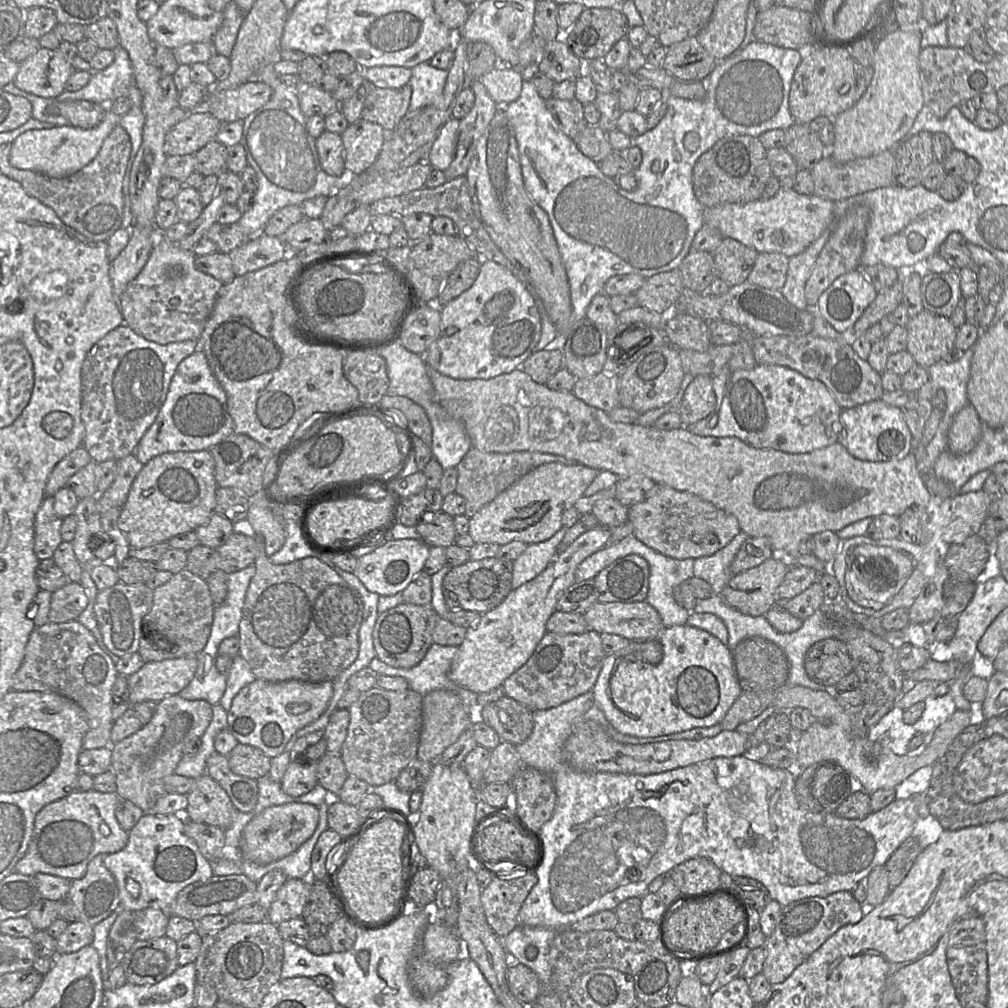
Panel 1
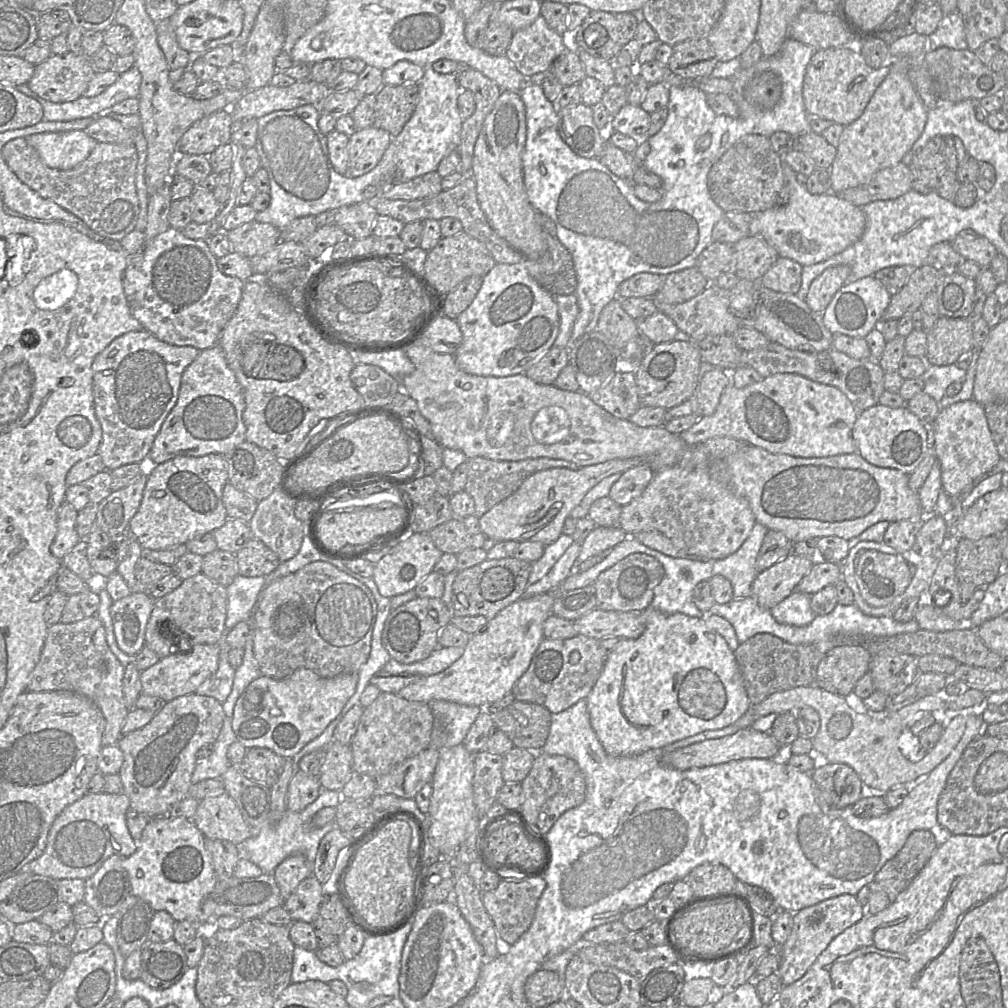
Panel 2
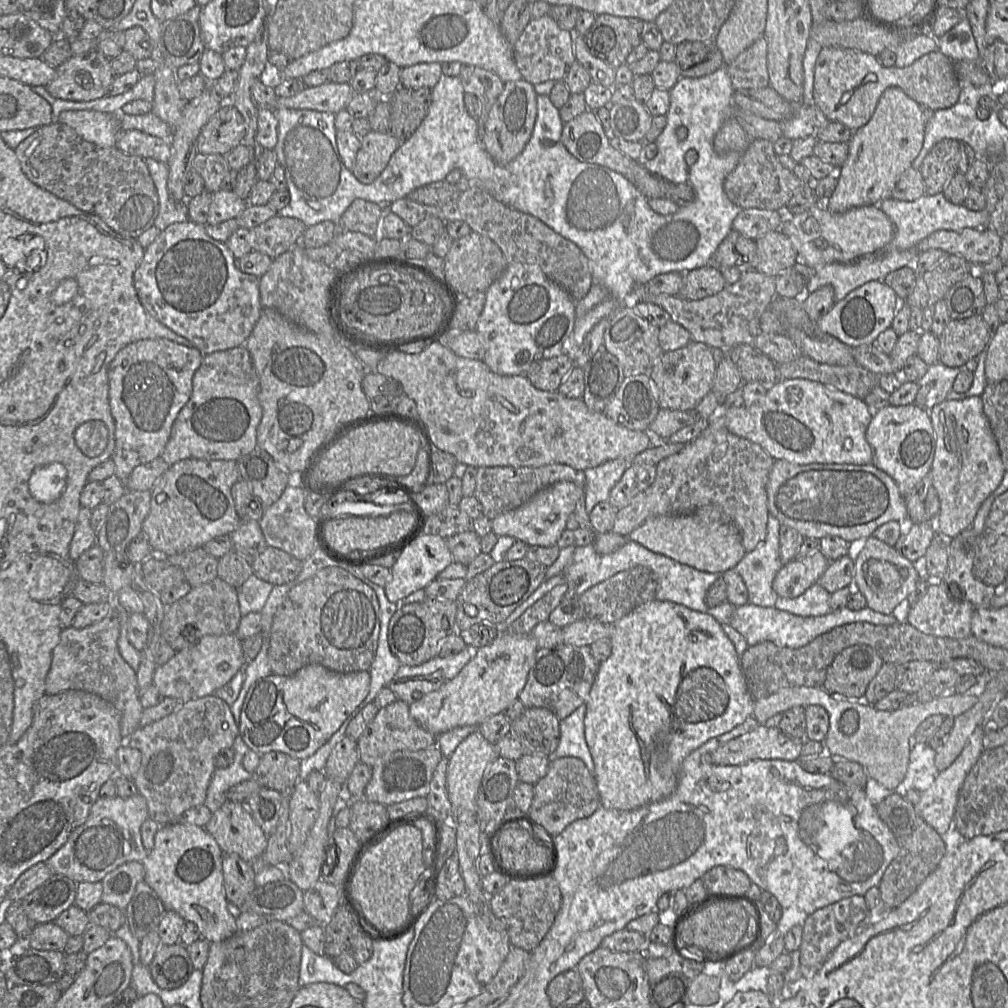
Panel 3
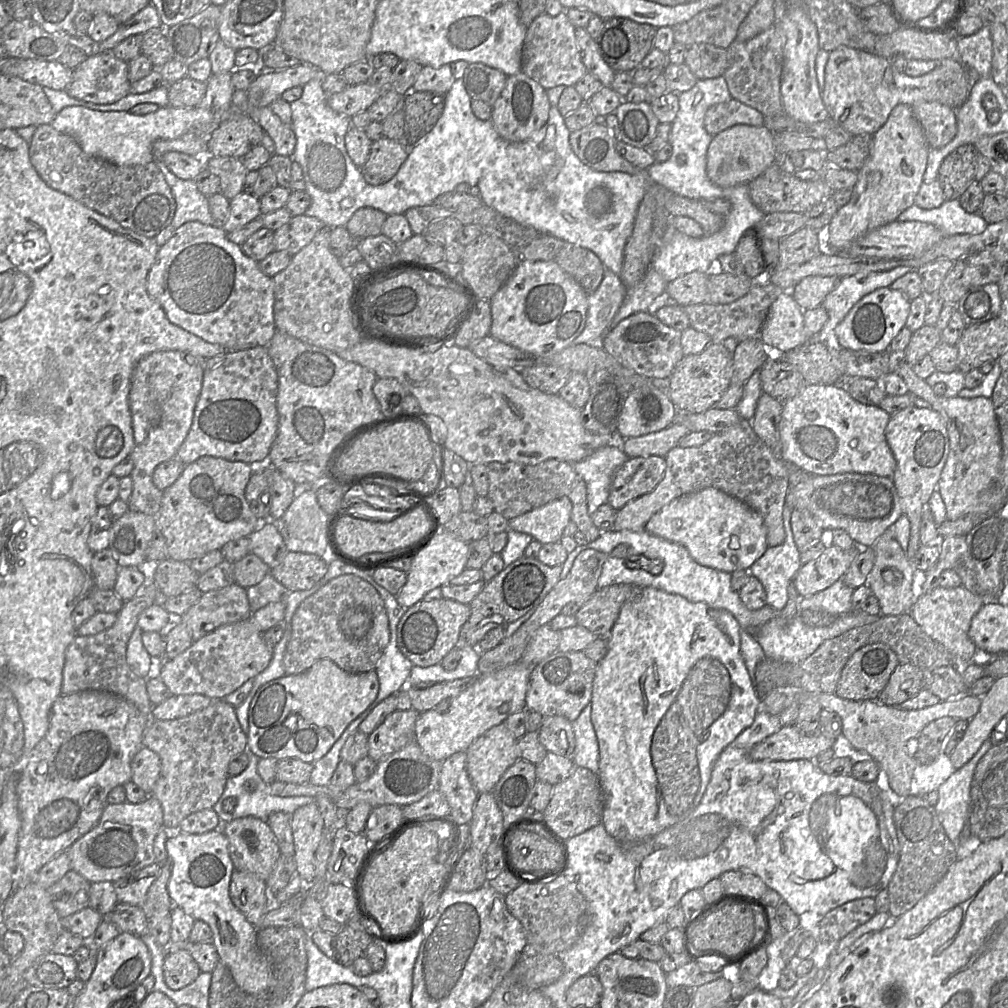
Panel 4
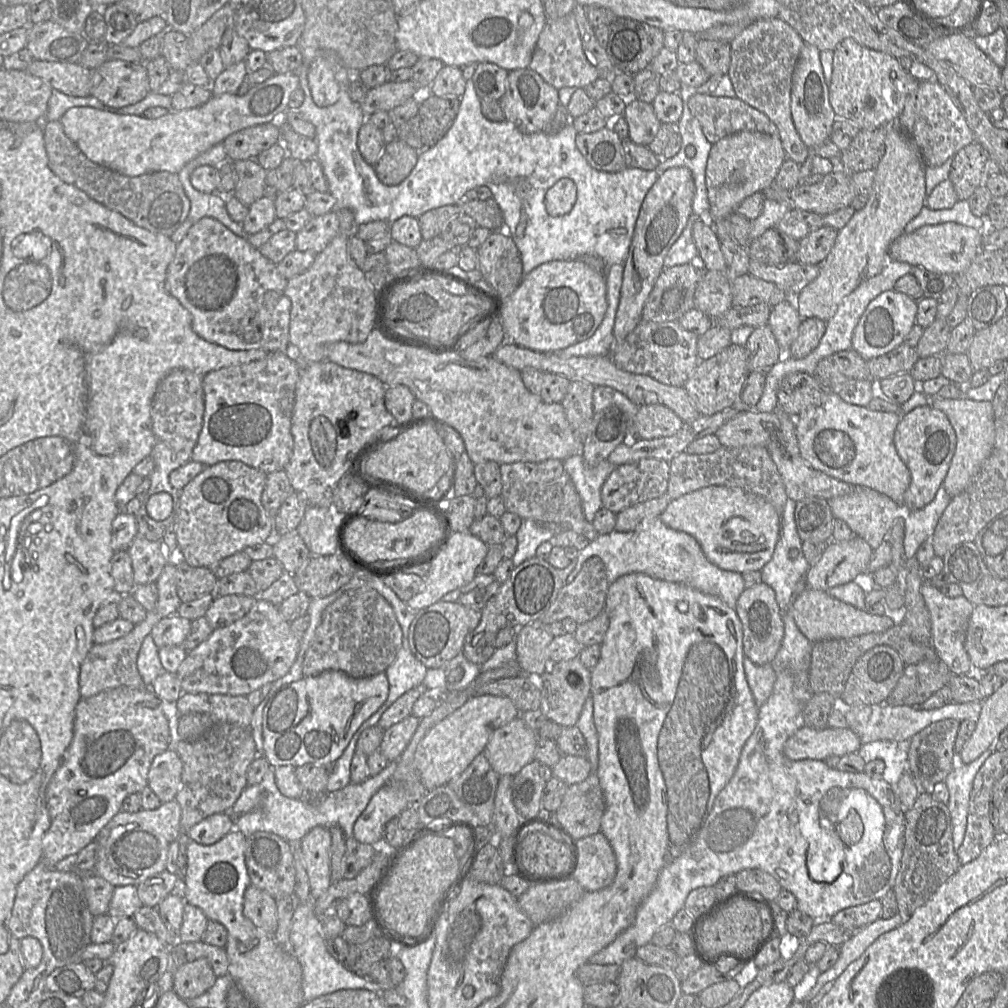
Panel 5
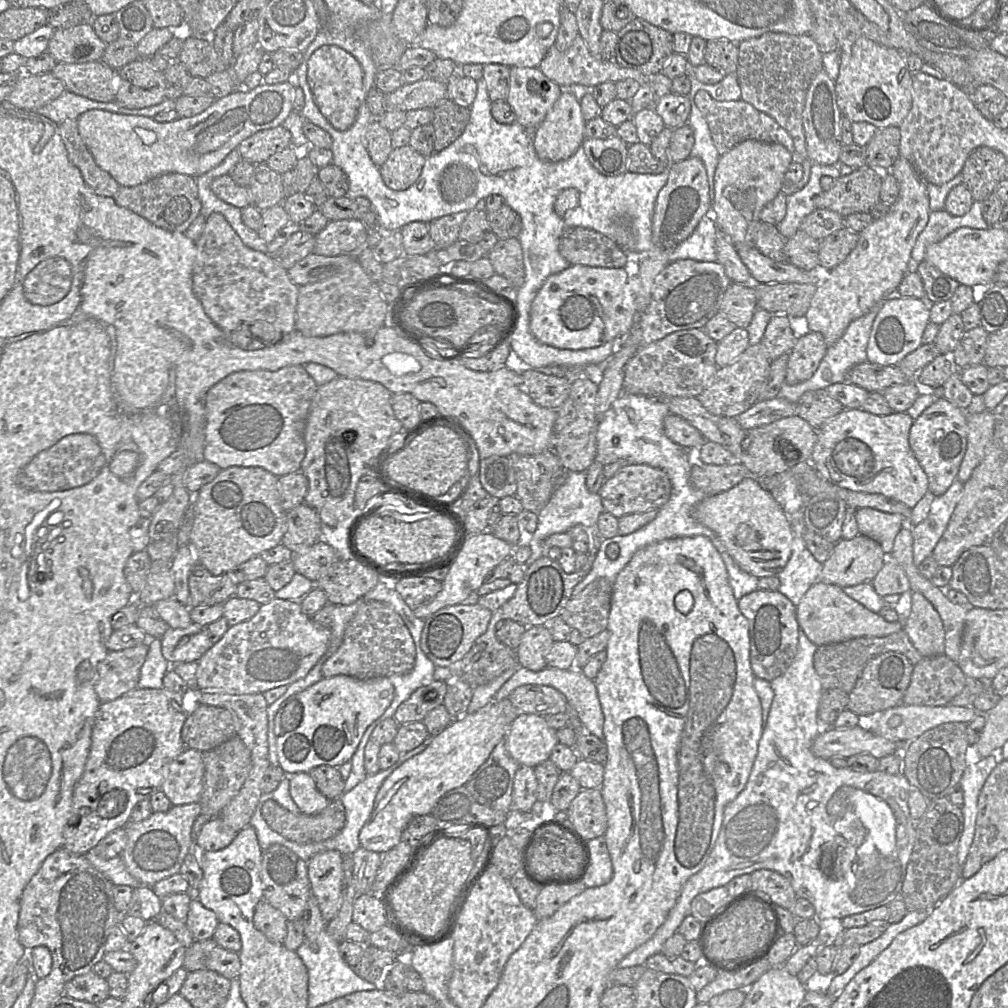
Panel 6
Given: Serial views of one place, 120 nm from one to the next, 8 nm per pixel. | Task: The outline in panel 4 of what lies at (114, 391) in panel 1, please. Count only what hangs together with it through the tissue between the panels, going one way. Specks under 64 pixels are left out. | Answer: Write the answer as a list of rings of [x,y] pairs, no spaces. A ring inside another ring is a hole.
[[[177,350],[153,352],[137,363],[129,392],[134,433],[134,448],[129,456],[134,462],[128,503],[131,510],[148,515],[159,512],[163,492],[154,485],[153,472],[159,464],[175,457],[190,430],[204,369],[205,359]]]

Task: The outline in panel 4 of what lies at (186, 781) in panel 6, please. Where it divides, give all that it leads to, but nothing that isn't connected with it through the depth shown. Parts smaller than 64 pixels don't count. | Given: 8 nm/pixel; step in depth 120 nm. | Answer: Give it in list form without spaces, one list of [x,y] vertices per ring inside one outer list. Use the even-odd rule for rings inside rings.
[[[141,748],[131,761],[131,781],[151,795],[161,772],[161,760],[157,753]]]

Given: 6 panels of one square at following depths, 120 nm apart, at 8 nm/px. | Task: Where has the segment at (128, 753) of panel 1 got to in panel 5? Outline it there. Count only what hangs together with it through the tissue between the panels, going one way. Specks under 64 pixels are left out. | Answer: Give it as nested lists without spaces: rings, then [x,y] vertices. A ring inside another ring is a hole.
[[[228,722],[216,723],[193,742],[175,739],[171,749],[178,754],[183,765],[181,787],[175,801],[181,808],[180,824],[186,833],[206,817],[232,810],[248,785],[248,768],[258,756],[251,729]]]

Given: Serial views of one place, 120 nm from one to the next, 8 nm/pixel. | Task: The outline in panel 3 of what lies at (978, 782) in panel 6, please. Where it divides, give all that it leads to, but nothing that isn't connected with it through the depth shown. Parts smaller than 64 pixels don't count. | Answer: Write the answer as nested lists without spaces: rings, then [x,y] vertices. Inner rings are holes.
[[[978,726],[968,738],[962,752],[956,760],[945,770],[940,771],[932,785],[922,792],[920,801],[915,804],[915,810],[922,819],[932,826],[939,835],[944,834],[951,825],[954,825],[954,812],[958,800],[959,791],[963,782],[980,757],[983,749],[983,726]]]

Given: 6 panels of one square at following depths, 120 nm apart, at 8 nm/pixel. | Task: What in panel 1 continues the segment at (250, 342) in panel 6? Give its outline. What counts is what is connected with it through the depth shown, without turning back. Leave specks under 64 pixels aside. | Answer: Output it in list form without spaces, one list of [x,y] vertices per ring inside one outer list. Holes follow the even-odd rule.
[[[159,238],[140,274],[118,299],[124,324],[143,338],[161,344],[198,340],[223,283],[195,266],[196,255]]]

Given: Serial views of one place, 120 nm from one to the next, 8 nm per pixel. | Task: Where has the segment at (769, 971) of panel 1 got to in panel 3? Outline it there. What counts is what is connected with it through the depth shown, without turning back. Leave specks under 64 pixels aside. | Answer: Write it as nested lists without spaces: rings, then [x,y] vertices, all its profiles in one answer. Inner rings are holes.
[[[852,896],[808,915],[802,926],[802,941],[798,949],[802,977],[817,972],[841,942],[856,934],[858,927],[867,919],[869,913],[864,896]]]

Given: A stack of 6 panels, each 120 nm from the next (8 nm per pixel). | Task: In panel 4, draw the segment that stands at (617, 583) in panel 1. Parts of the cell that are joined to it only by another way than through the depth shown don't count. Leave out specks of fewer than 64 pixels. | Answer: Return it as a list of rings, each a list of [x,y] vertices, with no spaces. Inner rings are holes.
[[[614,584],[597,589],[596,592],[589,598],[589,600],[579,607],[575,615],[577,625],[586,628],[597,638],[606,638],[615,621],[617,620],[623,604],[629,599],[633,587],[637,586],[630,584]]]

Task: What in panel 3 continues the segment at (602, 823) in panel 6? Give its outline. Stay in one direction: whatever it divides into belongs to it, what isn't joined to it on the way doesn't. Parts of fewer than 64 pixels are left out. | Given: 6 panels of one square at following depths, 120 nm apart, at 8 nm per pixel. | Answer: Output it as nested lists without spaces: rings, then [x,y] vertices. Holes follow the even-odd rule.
[[[576,757],[551,759],[547,774],[534,786],[528,816],[541,824],[550,837],[559,835],[572,822],[591,816],[600,806],[600,795],[593,774]]]

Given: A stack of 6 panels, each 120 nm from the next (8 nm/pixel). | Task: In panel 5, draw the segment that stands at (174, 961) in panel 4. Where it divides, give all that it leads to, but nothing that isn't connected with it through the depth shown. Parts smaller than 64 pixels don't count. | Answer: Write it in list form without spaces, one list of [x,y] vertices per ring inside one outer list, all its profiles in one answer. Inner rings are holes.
[[[197,959],[174,969],[173,991],[183,1000],[196,998],[216,982],[217,976],[206,959]]]

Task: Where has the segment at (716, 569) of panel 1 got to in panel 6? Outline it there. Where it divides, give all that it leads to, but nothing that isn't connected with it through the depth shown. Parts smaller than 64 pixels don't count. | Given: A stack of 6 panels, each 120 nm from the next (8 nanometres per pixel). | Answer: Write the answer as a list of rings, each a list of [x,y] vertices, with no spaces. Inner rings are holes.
[[[802,512],[790,515],[789,518],[793,531],[792,553],[777,575],[780,580],[777,590],[797,606],[806,591],[820,579],[822,563],[815,559],[803,539],[805,523]]]

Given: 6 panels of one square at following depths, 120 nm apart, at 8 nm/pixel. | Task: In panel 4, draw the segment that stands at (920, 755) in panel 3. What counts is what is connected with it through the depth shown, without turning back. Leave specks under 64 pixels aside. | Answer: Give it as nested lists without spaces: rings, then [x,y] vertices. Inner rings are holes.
[[[940,753],[931,764],[916,765],[909,790],[910,796],[918,797],[937,790],[956,771],[950,754]]]

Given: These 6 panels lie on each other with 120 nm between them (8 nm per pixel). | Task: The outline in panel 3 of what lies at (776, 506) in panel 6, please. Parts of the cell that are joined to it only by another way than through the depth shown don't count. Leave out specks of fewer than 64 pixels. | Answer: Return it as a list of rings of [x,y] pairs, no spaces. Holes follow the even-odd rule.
[[[705,506],[683,515],[654,516],[634,529],[628,539],[658,554],[709,573],[733,569],[746,554],[741,535],[715,506]]]

